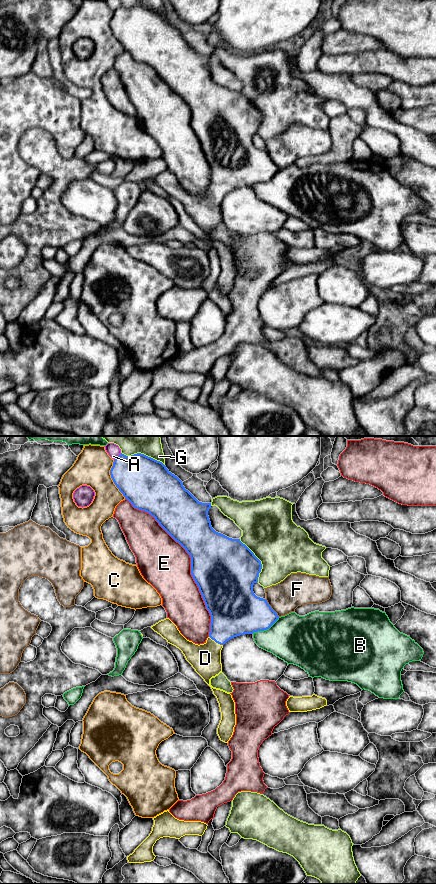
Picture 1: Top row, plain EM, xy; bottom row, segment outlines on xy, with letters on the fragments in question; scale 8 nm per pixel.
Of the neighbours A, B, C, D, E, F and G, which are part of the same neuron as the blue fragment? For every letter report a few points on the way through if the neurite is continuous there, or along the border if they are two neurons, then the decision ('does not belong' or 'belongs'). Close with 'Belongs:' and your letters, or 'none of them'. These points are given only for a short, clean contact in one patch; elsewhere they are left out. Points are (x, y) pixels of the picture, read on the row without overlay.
A: does not belong
B: does not belong
C: does not belong
D: belongs
E: does not belong
F: does not belong
G: does not belong
Belongs: D

